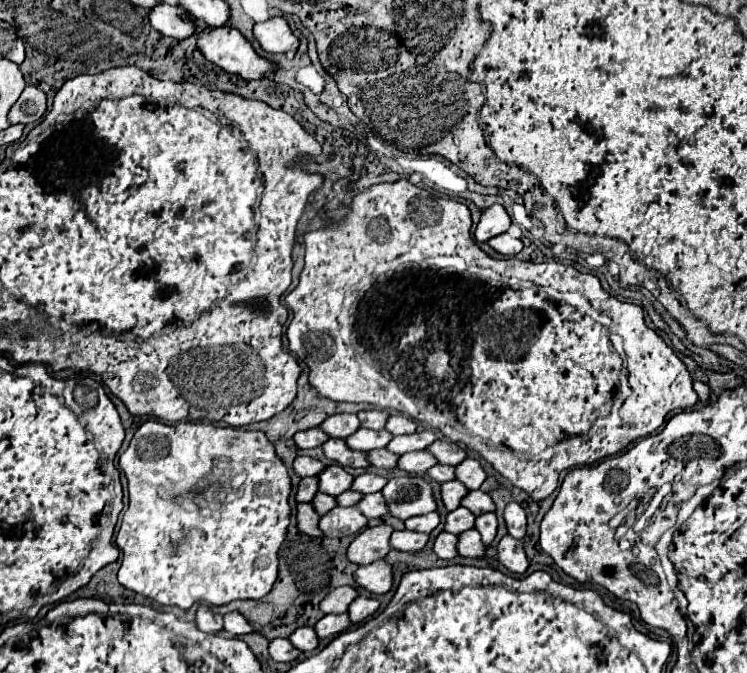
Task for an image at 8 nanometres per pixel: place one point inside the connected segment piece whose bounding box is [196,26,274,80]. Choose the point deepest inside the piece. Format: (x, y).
(224, 46)

